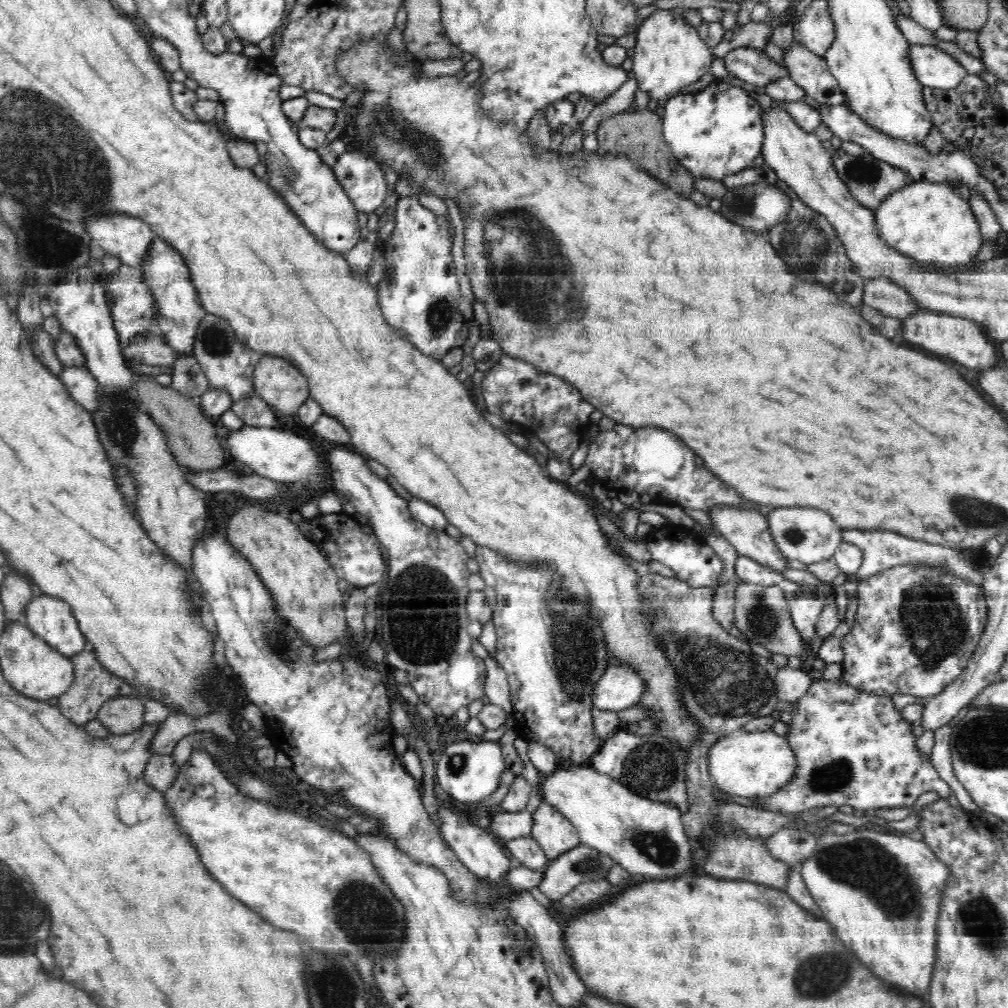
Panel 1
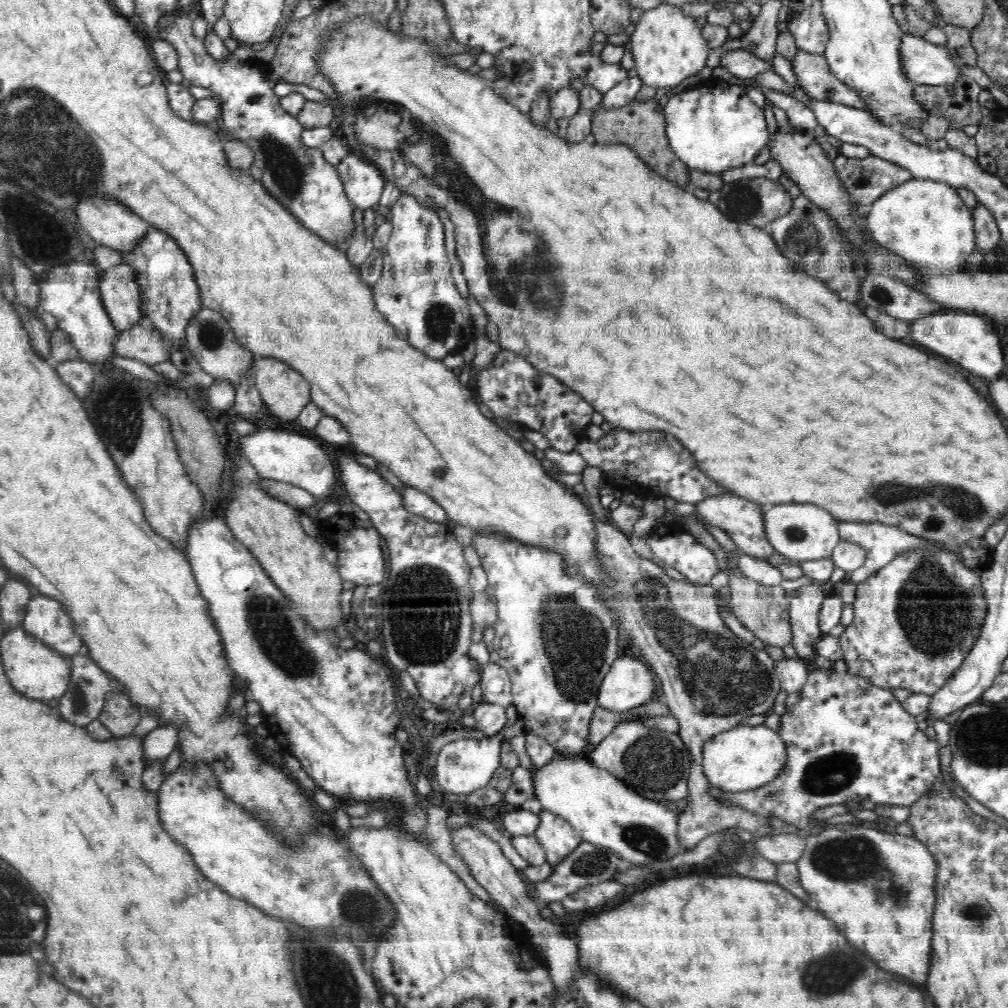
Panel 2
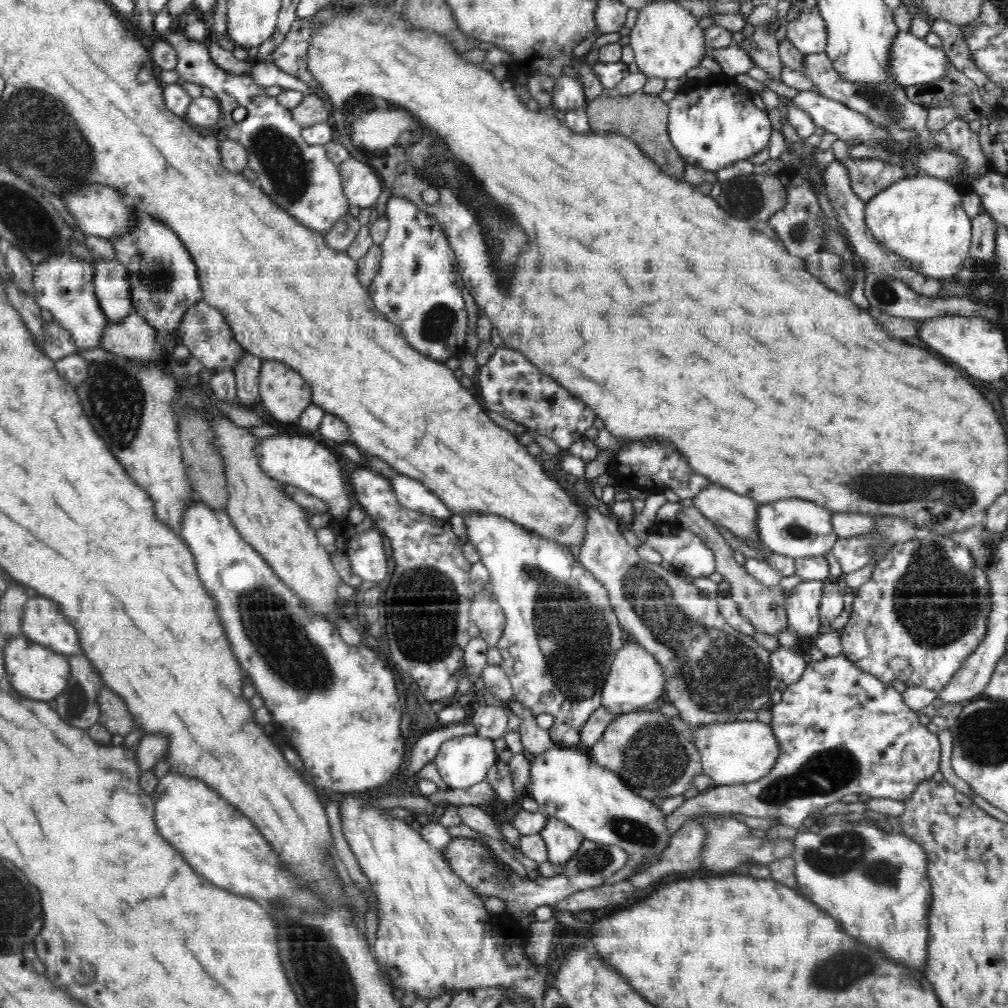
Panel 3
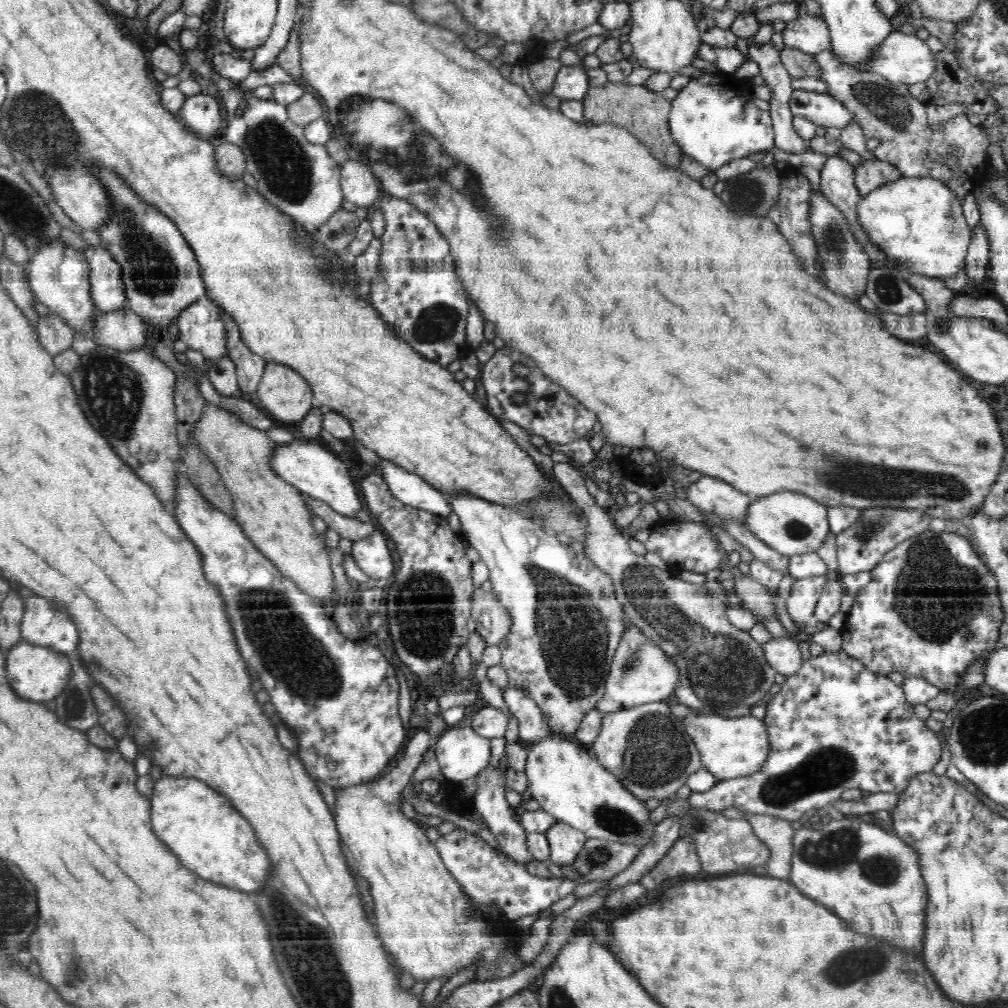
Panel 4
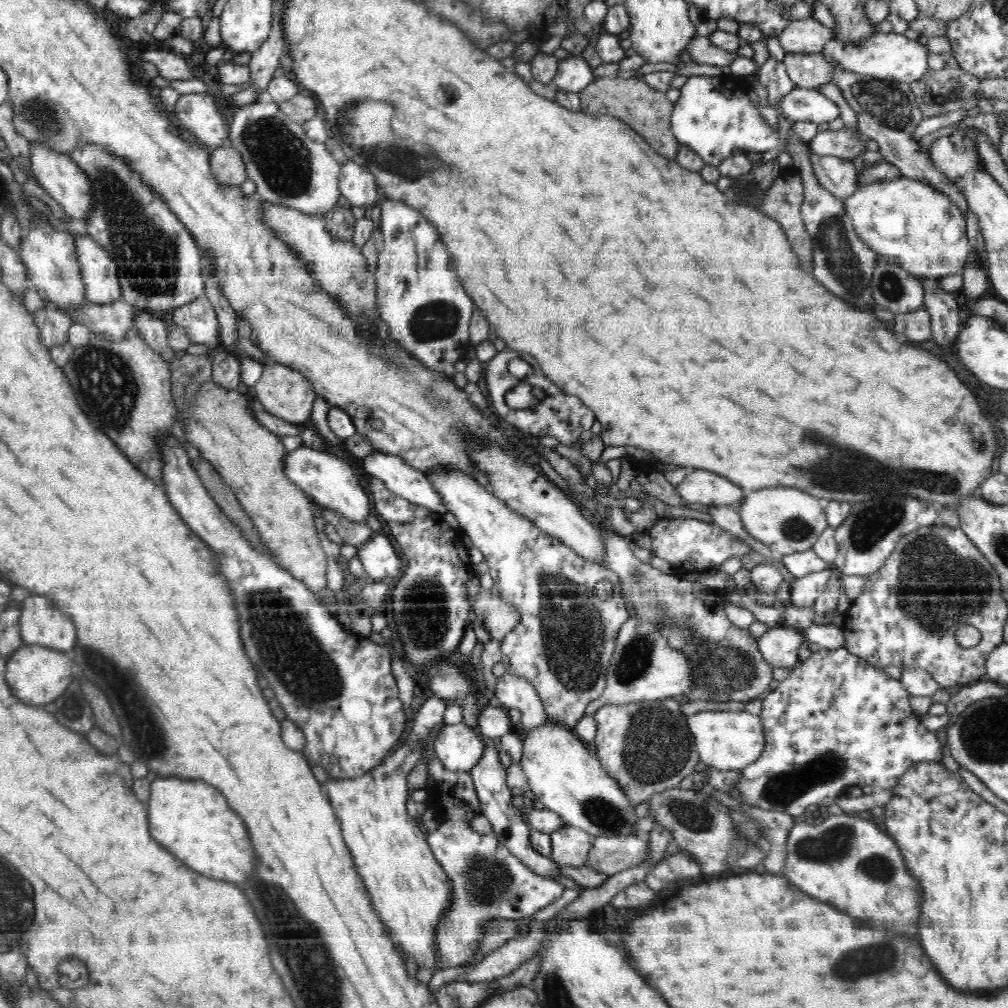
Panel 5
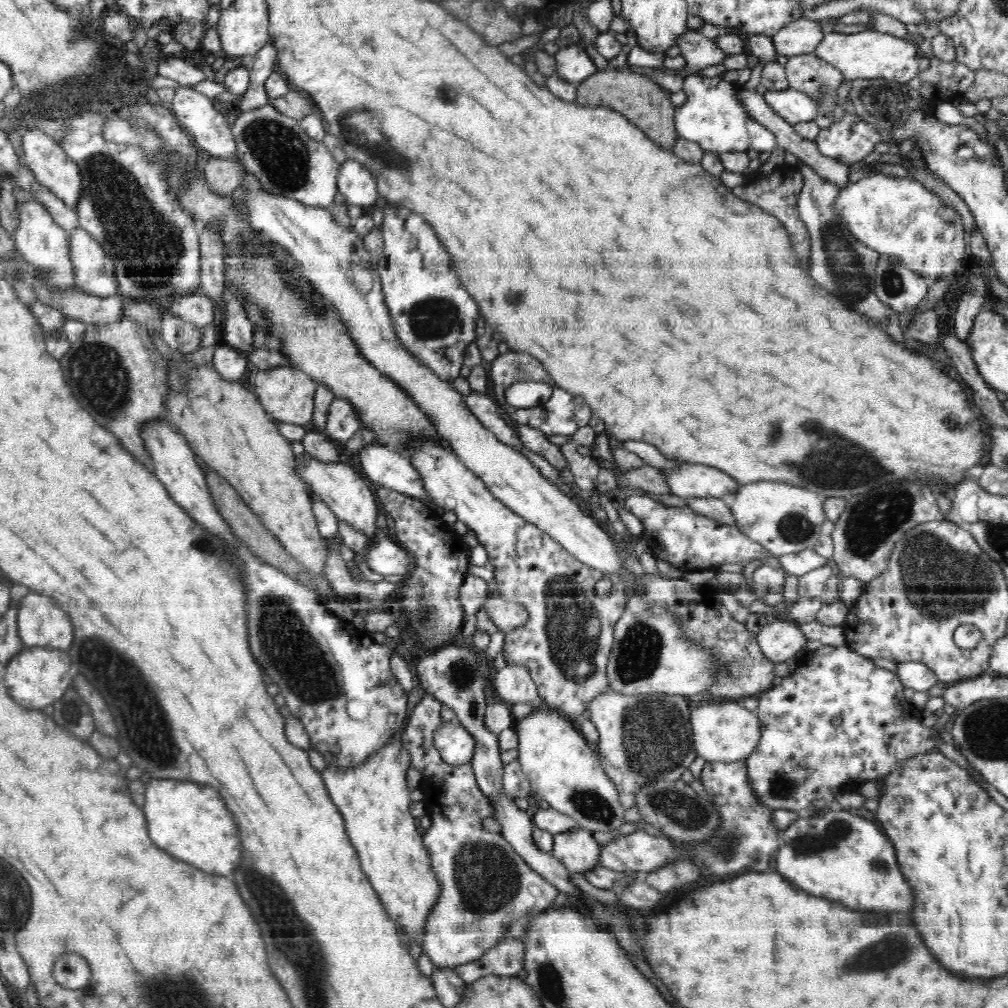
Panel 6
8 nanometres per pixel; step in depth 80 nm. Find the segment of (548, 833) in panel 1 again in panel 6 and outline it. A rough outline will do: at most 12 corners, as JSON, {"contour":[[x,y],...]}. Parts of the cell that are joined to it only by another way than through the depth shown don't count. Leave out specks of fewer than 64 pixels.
{"contour":[[580,827],[554,835],[551,853],[574,874],[600,866],[600,844]]}

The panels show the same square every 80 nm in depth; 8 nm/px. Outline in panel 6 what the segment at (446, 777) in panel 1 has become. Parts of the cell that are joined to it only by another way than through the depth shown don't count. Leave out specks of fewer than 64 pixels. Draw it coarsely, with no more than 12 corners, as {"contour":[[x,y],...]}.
{"contour":[[442,722],[433,745],[444,762],[471,762],[476,741],[458,722]]}

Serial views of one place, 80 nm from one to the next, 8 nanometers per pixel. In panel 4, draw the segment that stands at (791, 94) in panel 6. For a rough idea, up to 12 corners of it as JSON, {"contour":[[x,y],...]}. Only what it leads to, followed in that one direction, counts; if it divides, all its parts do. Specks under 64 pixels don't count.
{"contour":[[793,90],[789,112],[846,128],[854,114],[832,95]]}

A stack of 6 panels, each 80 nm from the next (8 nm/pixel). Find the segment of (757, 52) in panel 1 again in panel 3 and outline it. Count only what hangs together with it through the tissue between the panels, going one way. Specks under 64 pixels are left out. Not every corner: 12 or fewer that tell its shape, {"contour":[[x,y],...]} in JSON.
{"contour":[[736,44],[704,52],[727,76],[746,74],[757,66]]}

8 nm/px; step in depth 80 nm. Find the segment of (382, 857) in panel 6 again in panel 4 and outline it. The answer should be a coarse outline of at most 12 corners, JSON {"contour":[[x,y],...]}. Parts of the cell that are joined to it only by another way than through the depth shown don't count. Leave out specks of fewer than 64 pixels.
{"contour":[[416,731],[382,778],[335,788],[384,947],[415,982],[525,964],[418,824],[384,808],[439,736]]}

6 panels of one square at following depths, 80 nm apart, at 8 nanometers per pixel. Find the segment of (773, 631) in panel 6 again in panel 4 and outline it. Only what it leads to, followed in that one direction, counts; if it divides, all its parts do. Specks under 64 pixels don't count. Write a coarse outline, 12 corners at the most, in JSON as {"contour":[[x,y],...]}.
{"contour":[[774,638],[763,644],[768,665],[786,678],[804,663],[794,640]]}

